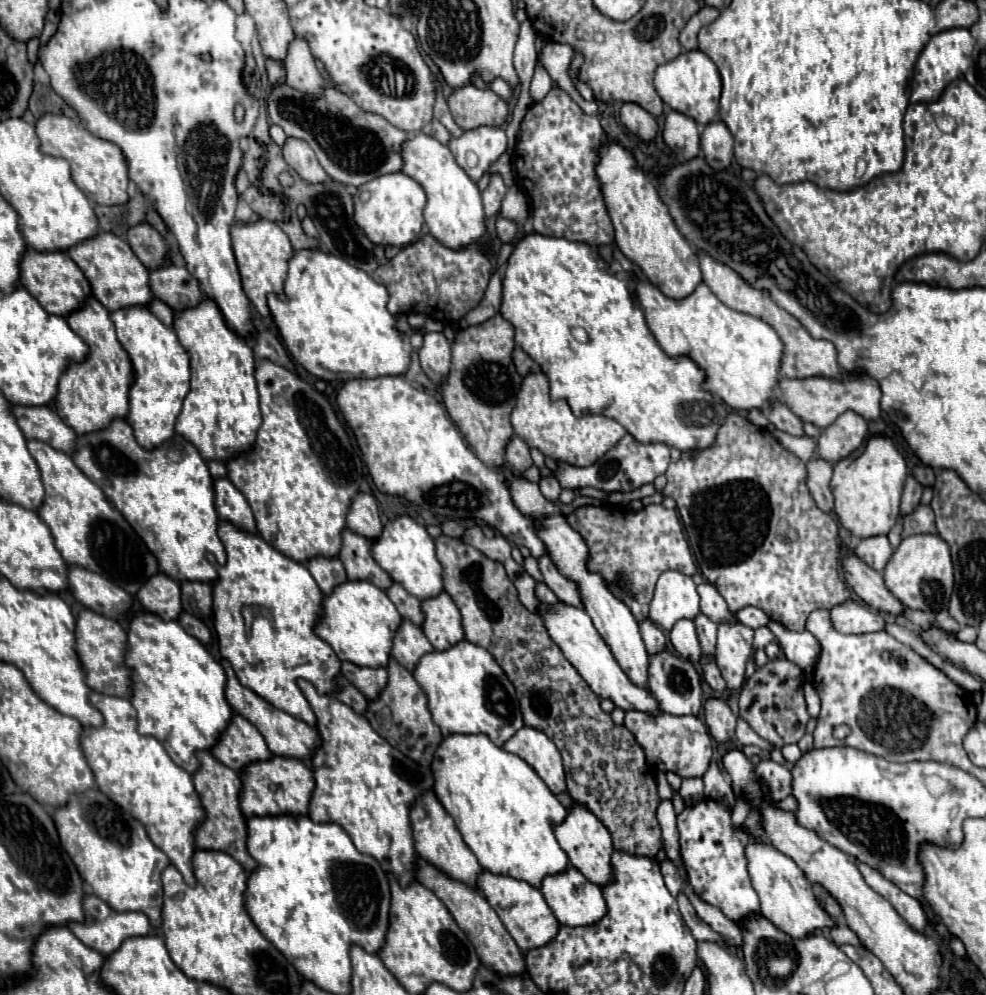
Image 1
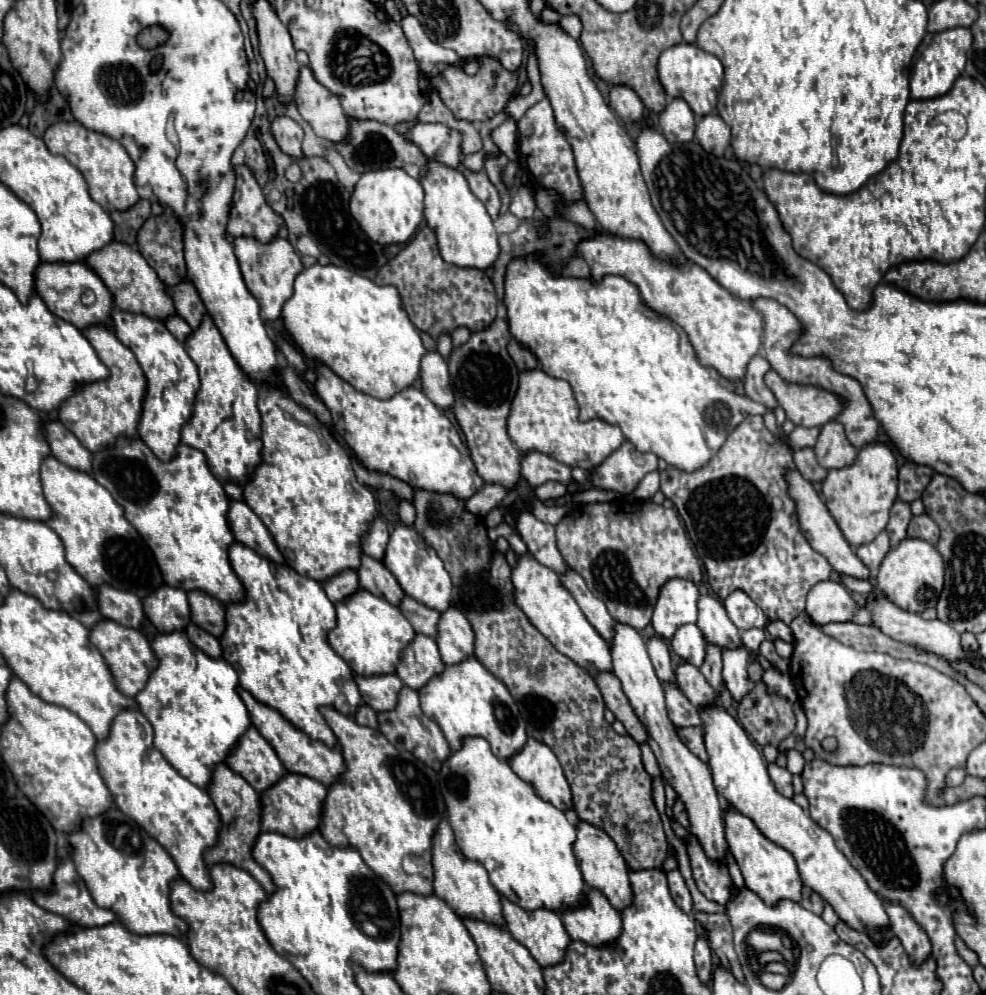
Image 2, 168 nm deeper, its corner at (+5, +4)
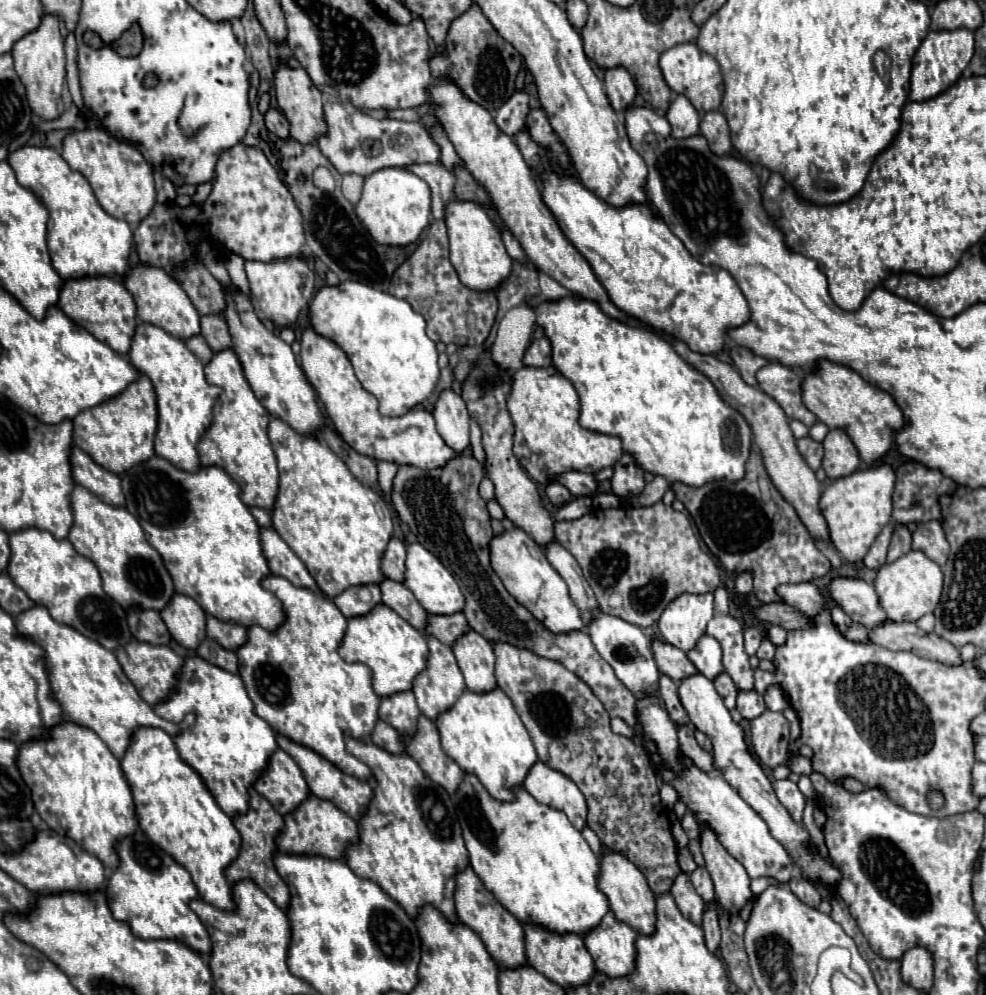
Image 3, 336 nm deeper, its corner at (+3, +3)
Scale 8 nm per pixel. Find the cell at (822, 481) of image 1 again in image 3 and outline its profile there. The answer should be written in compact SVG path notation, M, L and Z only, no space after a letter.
M805 437L805 439L799 439L797 441L797 449L801 453L801 457L805 459L805 463L817 471L821 467L821 459L823 459L823 445L813 441L811 437Z

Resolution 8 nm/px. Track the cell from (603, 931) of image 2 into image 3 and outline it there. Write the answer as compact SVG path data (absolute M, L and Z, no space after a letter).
M609 911L595 929L583 935L583 943L595 959L595 967L599 971L607 973L609 977L623 977L633 971L635 937L635 929L615 919L615 915Z

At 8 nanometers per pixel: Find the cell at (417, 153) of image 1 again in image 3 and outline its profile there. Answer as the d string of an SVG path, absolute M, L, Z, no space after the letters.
M455 197L447 203L445 225L449 235L449 259L463 285L481 291L495 289L509 275L511 257L507 255L501 235L485 209L481 205L475 205L475 201L459 201Z

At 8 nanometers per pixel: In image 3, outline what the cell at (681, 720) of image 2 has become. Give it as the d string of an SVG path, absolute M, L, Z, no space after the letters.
M677 725L677 733L679 733L679 743L681 743L681 749L683 753L705 773L711 773L715 767L713 767L713 757L709 753L705 753L695 737L693 737L693 727L691 725Z

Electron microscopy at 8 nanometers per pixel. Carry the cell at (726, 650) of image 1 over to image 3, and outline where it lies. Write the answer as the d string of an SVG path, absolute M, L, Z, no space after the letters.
M751 689L751 691L739 691L737 693L737 709L745 719L755 719L765 711L763 697Z

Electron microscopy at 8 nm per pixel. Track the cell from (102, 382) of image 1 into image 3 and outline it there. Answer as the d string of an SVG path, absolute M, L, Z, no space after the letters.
M139 371L139 377L123 393L119 393L119 397L111 397L103 401L103 405L95 405L95 409L85 409L73 419L73 441L95 463L99 463L111 473L121 473L153 457L155 429L157 429L155 391L149 377Z

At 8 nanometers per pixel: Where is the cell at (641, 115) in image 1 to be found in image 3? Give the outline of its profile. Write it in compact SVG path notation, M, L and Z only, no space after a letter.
M623 67L605 71L605 89L607 89L607 97L611 101L611 107L617 113L625 113L633 105L633 99L637 95L635 81Z

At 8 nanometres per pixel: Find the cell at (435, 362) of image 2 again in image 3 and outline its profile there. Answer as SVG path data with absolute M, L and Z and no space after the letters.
M443 389L433 407L433 417L445 443L461 453L469 445L469 413L461 395L453 389Z

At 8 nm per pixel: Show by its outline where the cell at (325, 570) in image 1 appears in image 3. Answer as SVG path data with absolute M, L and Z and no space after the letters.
M353 585L353 593L347 589L335 597L335 605L345 617L365 615L377 603L381 603L379 585Z

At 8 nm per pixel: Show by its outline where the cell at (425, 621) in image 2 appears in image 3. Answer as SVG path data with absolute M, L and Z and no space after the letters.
M463 613L453 615L427 615L427 629L425 635L437 637L445 645L453 645L459 635L463 635L469 629Z

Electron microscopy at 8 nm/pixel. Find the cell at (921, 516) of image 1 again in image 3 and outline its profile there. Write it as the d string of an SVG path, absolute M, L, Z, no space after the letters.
M939 521L919 523L917 529L913 531L913 549L919 549L935 563L945 565L947 553L949 553L949 543L945 539L941 523Z

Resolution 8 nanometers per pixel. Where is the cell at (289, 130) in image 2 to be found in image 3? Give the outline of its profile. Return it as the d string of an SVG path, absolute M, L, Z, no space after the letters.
M273 107L267 111L265 115L265 125L271 133L275 133L277 137L291 137L289 133L289 121L281 111L275 111Z

